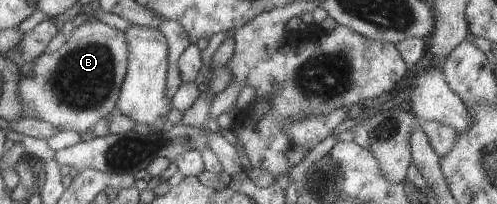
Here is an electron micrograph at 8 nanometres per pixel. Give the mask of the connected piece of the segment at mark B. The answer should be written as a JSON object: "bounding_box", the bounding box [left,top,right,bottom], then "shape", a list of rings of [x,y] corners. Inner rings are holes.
{"bounding_box":[19,20,128,136],"shape":[[[94,20],[72,28],[59,49],[48,55],[42,53],[34,59],[36,65],[31,77],[21,78],[19,90],[22,96],[23,117],[41,119],[53,125],[57,131],[75,131],[81,136],[86,136],[98,119],[116,110],[121,83],[125,81],[125,71],[128,69],[128,55],[128,43],[123,31]]]}

